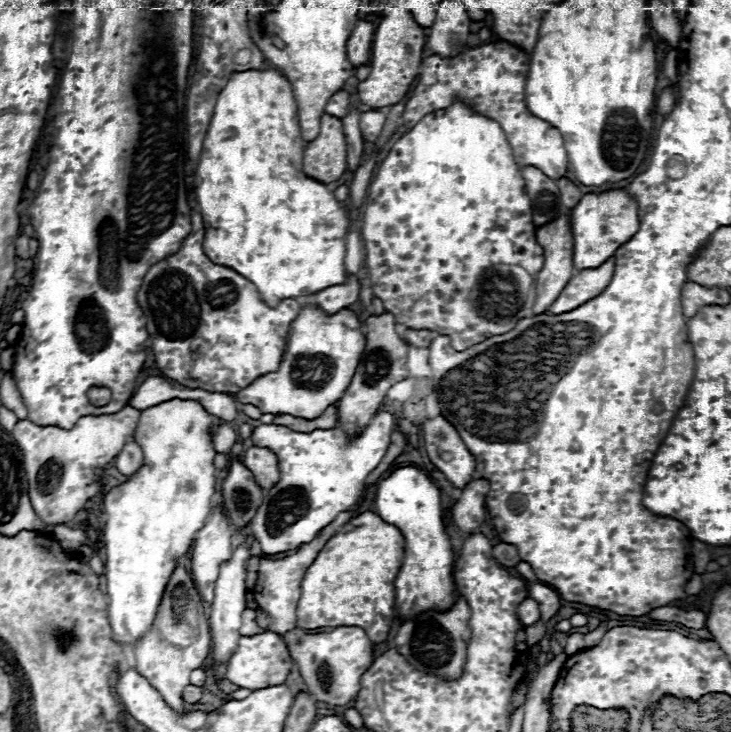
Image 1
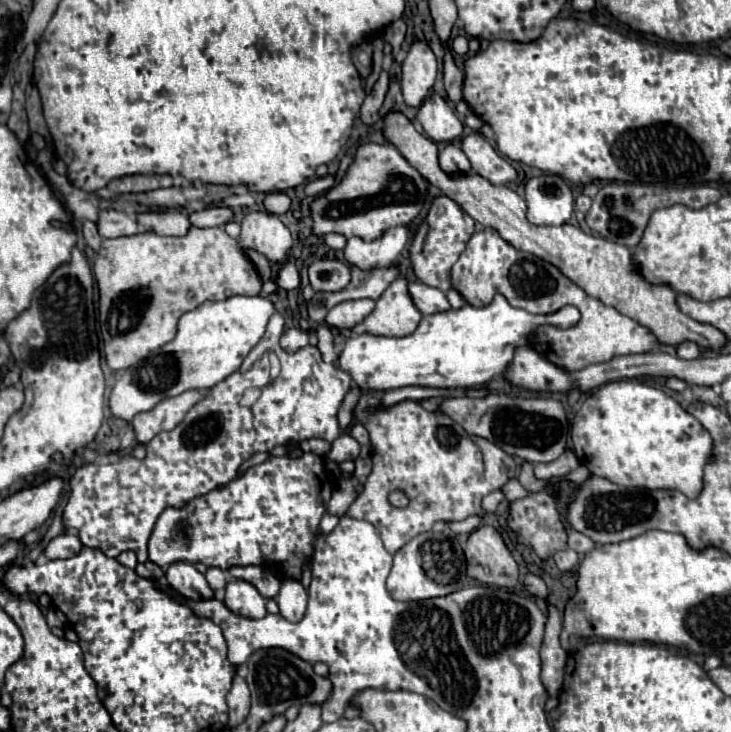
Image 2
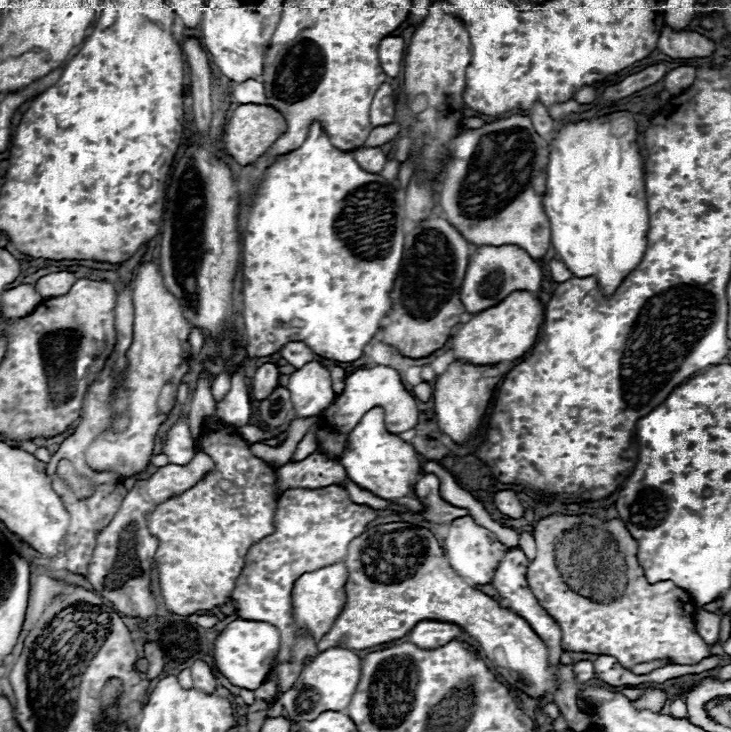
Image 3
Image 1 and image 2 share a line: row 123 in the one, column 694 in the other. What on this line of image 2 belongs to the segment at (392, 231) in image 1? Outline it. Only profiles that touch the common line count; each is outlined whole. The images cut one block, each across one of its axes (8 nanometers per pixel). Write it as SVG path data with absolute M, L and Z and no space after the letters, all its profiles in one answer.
M620 380L600 386L584 400L580 412L572 420L570 434L576 458L594 476L608 478L610 482L616 482L620 486L638 486L648 490L680 490L688 498L700 494L702 468L712 452L712 438L700 426L700 422L696 422L696 418L692 418L682 406L678 406L658 388L650 388L632 380Z

